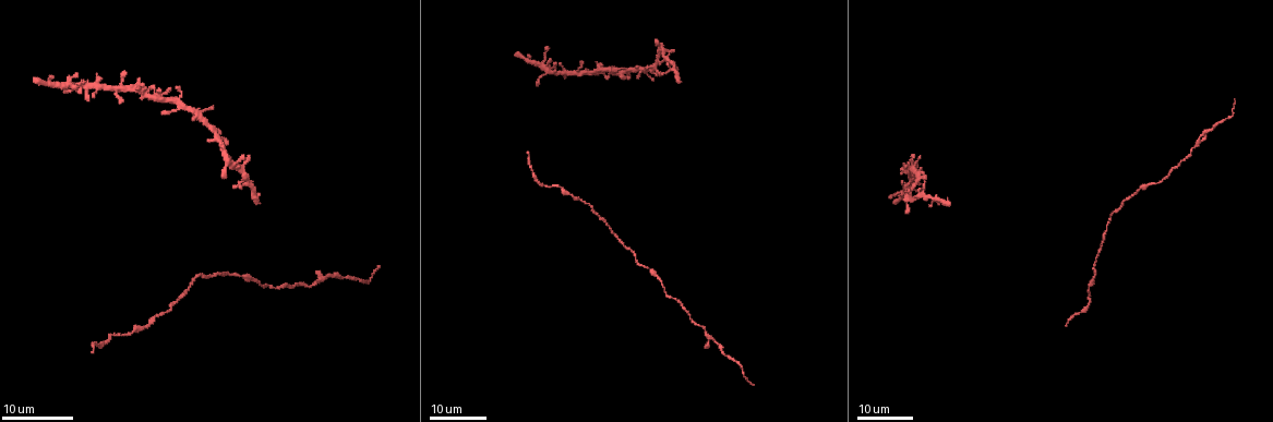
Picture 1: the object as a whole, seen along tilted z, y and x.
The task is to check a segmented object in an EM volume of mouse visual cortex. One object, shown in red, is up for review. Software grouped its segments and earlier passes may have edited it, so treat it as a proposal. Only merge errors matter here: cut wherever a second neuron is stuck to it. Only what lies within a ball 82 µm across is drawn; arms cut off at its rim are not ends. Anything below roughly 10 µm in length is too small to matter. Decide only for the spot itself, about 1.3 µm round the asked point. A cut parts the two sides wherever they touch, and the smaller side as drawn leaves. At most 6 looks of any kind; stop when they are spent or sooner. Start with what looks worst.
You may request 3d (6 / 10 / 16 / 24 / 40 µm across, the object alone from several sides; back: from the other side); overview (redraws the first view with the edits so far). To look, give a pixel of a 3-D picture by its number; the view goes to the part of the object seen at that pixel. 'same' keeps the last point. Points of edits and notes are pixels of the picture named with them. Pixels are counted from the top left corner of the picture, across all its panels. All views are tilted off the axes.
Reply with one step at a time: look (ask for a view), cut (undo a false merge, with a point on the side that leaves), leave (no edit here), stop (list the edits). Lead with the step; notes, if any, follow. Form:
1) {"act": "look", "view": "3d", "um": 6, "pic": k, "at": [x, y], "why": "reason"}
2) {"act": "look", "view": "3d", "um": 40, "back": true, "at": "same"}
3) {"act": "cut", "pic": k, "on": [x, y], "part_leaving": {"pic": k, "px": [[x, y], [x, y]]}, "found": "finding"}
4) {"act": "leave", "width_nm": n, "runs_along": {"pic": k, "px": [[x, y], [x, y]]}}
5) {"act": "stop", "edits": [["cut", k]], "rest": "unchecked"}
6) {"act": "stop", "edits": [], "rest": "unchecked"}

{"act": "look", "view": "3d", "um": 24, "pic": 1, "at": [712, 337]}

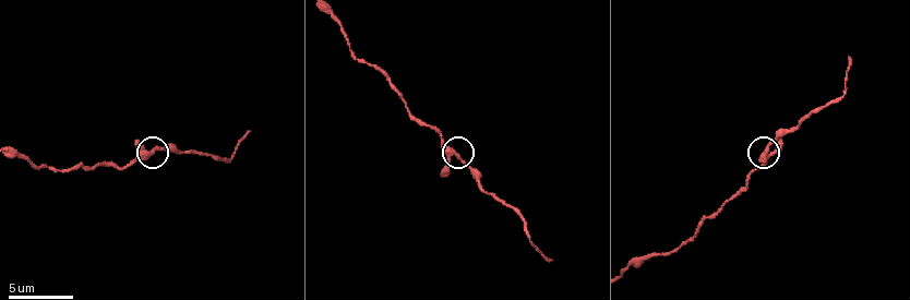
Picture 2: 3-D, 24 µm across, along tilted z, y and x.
{"act": "look", "view": "3d", "um": 6, "pic": 2, "at": [459, 154]}

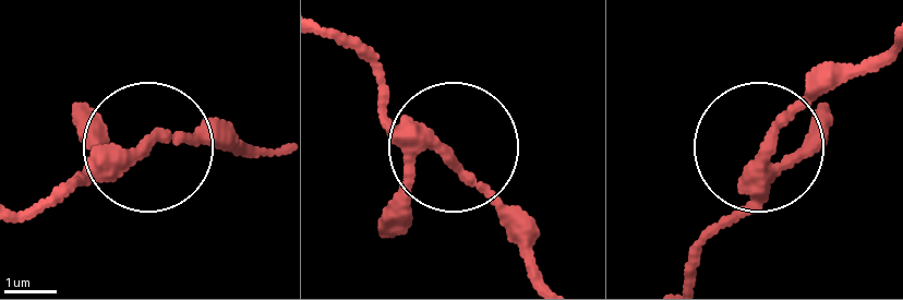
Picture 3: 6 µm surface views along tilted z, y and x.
{"act": "look", "view": "3d", "um": 6, "back": true, "pic": 3, "at": [143, 147]}

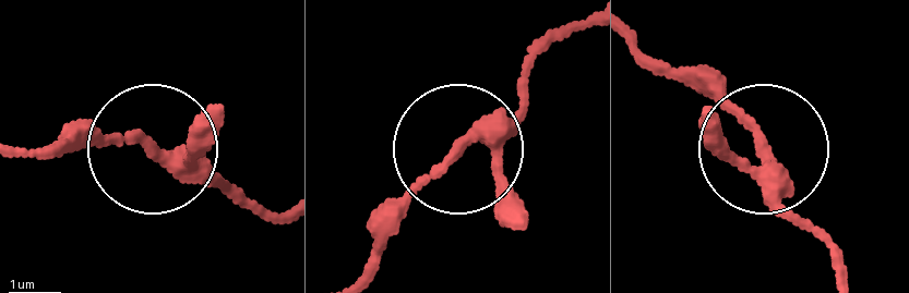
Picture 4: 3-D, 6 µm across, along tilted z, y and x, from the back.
{"act": "leave", "runs_along": {"pic": 4, "px": [[585, 21], [379, 248]]}, "found": "one neuron here"}

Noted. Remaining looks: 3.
{"act": "look", "view": "3d", "um": 16, "pic": 1, "at": [678, 83]}

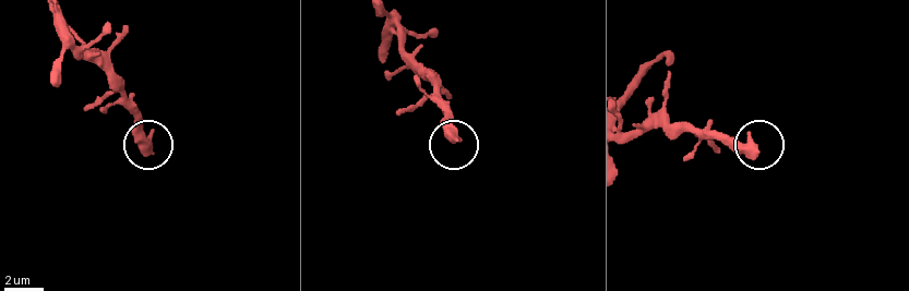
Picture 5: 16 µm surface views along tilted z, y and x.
{"act": "look", "view": "3d", "um": 6, "pic": 5, "at": [757, 154]}

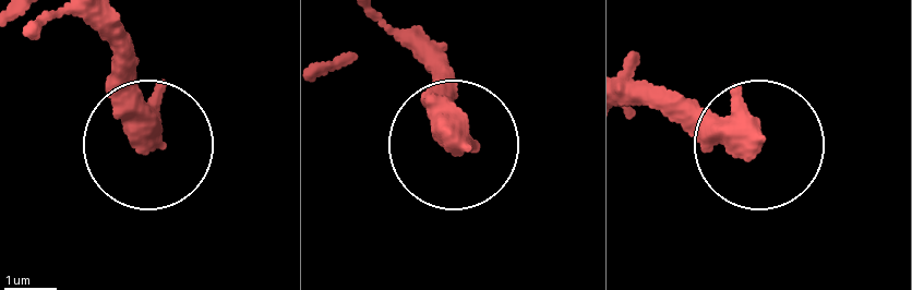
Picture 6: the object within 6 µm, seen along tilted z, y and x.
{"act": "leave", "side_arm_um": 47, "runs_along": {"pic": 6, "px": [[758, 149], [723, 139], [663, 86]]}, "found": "one neuron here"}

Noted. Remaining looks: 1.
{"act": "stop", "edits": [], "rest": "unchecked"}

